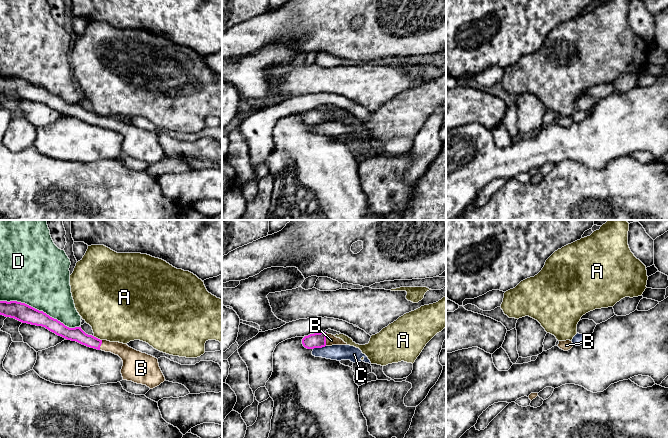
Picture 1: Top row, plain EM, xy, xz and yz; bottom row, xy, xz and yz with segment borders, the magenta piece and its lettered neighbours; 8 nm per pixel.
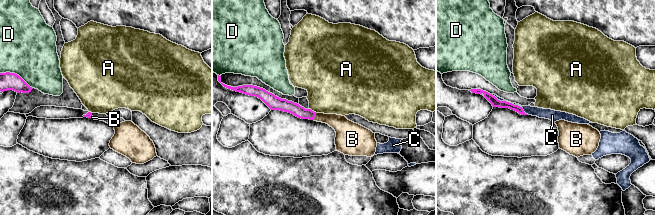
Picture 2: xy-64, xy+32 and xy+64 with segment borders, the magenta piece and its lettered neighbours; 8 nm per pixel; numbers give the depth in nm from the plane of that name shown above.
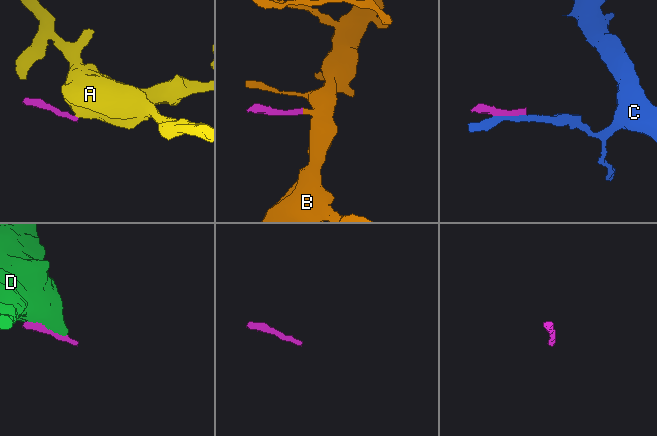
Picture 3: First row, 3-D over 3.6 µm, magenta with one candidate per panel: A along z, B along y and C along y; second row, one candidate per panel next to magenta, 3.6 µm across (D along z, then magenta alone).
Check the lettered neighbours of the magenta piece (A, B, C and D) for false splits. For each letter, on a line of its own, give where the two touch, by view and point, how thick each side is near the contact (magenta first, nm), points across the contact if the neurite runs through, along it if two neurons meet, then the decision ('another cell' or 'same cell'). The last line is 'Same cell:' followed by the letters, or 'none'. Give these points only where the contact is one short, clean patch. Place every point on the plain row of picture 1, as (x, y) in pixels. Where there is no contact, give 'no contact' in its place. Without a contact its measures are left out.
A: xy (97, 114) | 110/440 nm | along xy (93, 112), (101, 116) | another cell
B: xz (325, 115) | 130/80 nm | across xz (317, 116), (325, 115), (331, 116) | same cell
C: xz (319, 123) | 130/130 nm | along xz (325, 121), (313, 125) | another cell
D: xy (40, 87) | 150/460 nm | another cell
Same cell: B

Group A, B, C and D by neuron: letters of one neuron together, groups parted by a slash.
A / B / C / D

